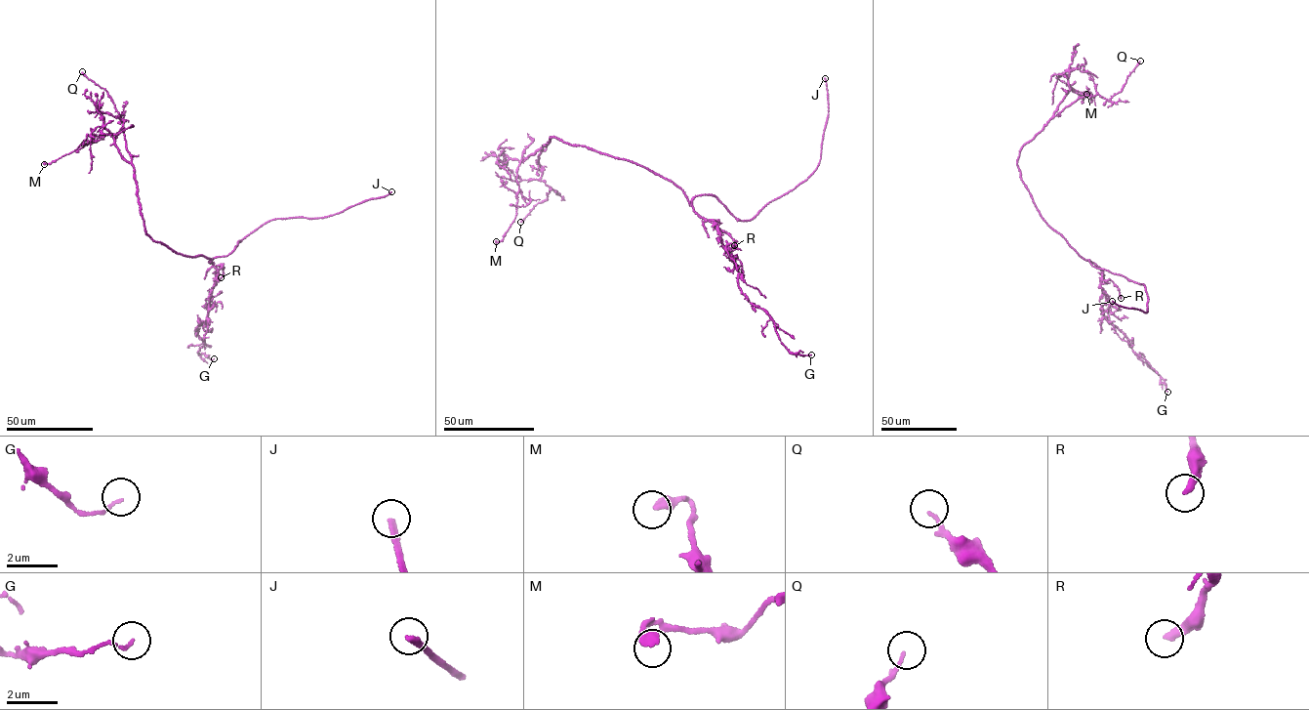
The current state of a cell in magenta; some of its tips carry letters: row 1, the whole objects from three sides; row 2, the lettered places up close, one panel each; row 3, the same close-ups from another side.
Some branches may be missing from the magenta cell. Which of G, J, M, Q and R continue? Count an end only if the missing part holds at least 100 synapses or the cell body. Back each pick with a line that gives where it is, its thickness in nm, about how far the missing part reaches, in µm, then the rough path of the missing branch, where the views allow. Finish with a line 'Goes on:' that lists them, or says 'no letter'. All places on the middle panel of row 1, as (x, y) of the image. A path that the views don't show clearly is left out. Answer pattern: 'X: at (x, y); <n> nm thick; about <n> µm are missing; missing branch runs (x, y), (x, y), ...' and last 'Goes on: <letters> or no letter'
J: at (825, 78); 260 nm thick; about 40 µm are missing; missing branch runs (825, 78), (814, 41), (799, 23)
Goes on: J

